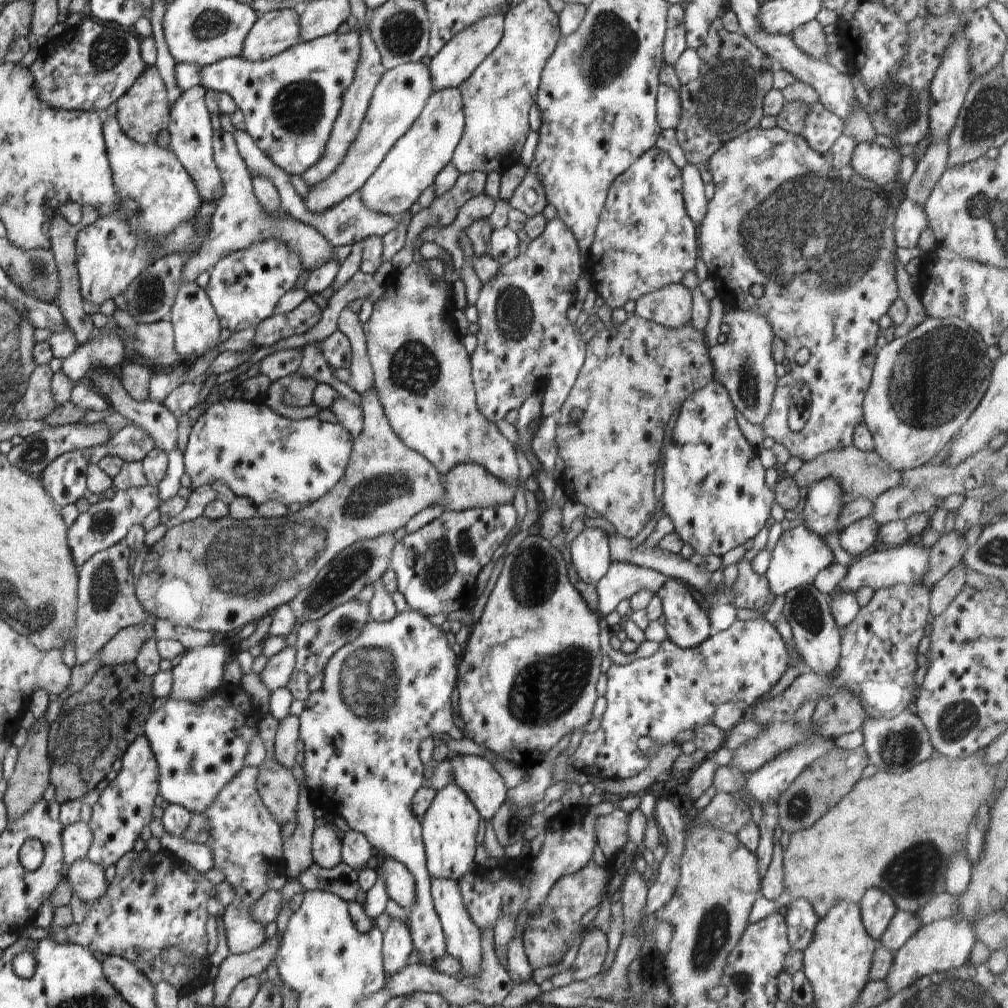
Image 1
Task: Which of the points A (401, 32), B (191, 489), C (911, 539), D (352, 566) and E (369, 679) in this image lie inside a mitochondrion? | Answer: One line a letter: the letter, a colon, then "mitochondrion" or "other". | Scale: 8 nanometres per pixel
A: mitochondrion
B: other
C: other
D: mitochondrion
E: mitochondrion

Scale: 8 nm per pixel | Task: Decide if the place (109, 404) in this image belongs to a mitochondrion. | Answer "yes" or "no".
no

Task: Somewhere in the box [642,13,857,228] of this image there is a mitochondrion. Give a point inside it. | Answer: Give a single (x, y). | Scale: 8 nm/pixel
(725, 97)

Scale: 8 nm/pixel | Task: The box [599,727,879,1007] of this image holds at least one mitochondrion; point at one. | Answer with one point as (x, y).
(713, 928)

